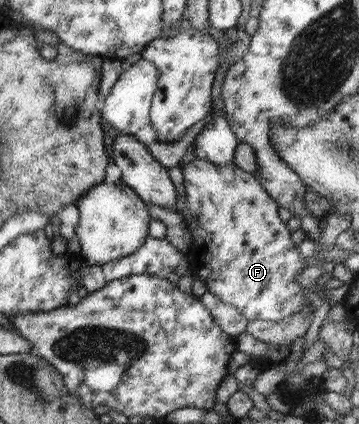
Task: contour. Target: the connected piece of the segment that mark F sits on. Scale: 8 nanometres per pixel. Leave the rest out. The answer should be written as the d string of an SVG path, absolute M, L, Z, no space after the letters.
M195 158L182 170L184 179L181 193L186 195L183 219L192 237L192 244L185 254L189 274L197 275L206 288L226 305L232 305L248 321L264 320L278 323L298 312L308 310L314 317L315 309L308 305L296 277L306 269L298 246L290 237L286 222L278 216L278 202L266 192L254 174L236 165L216 165L205 159Z

